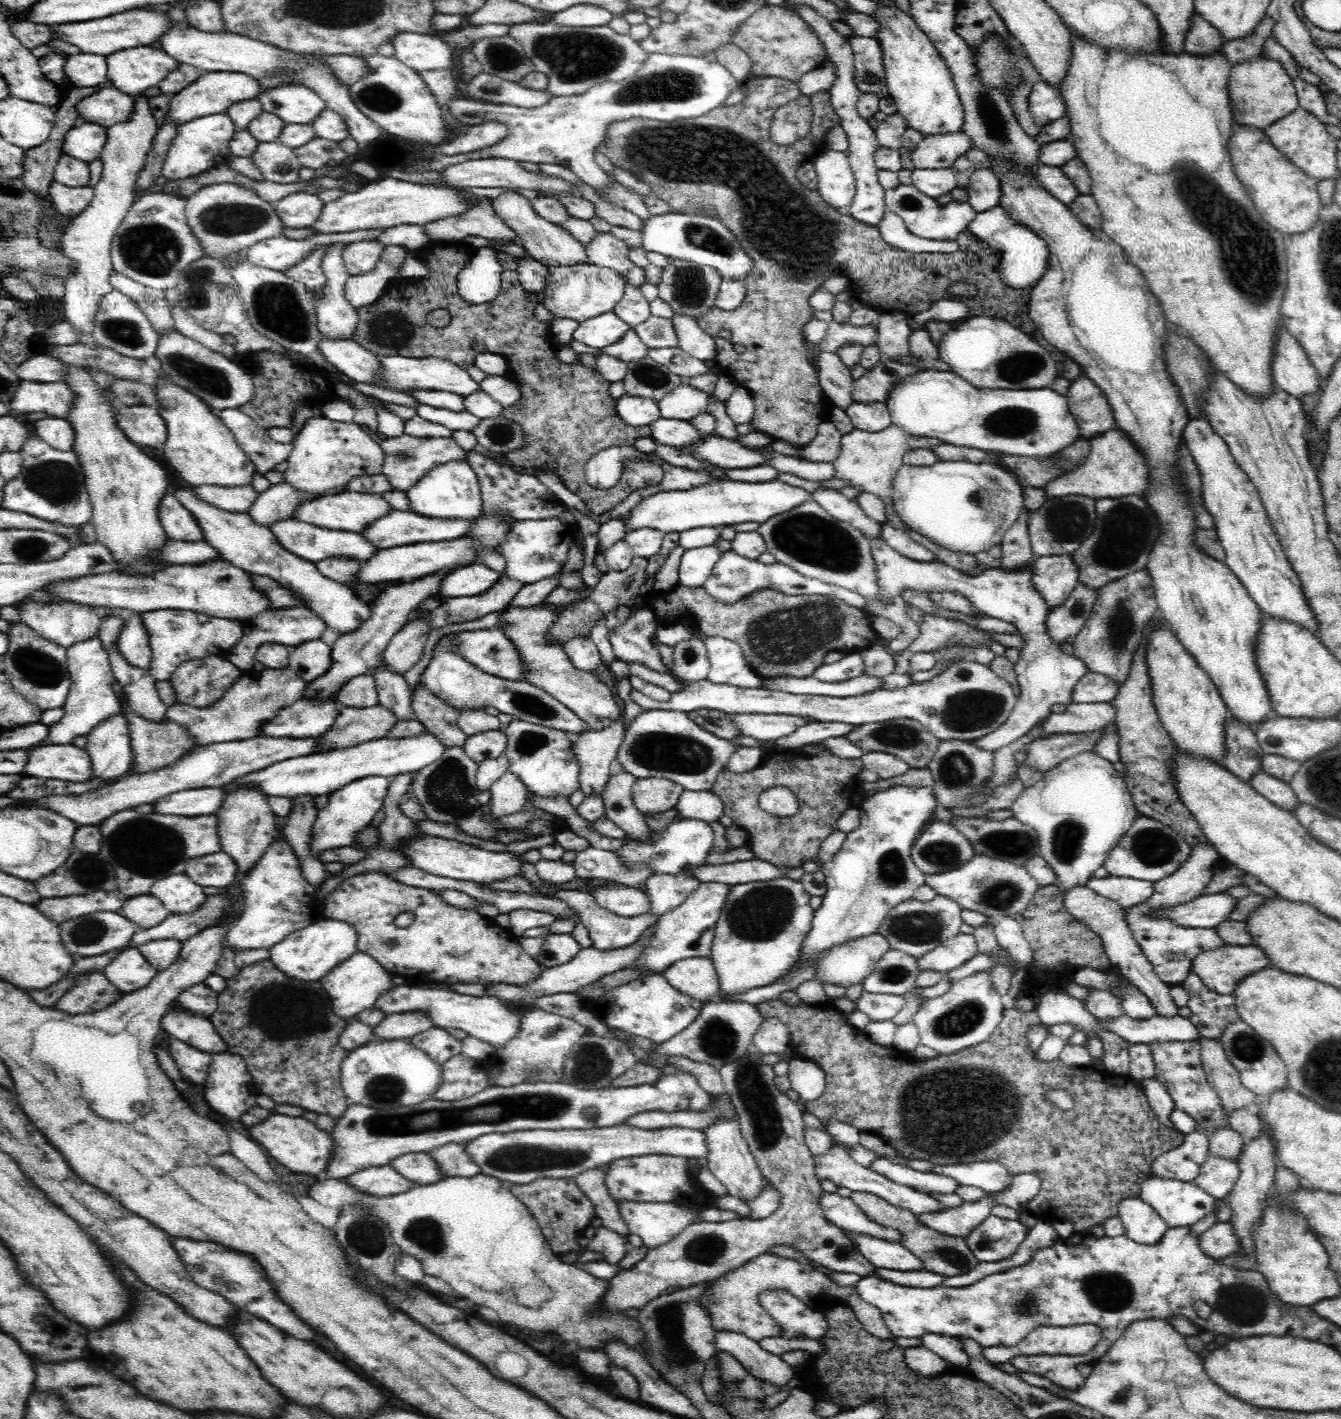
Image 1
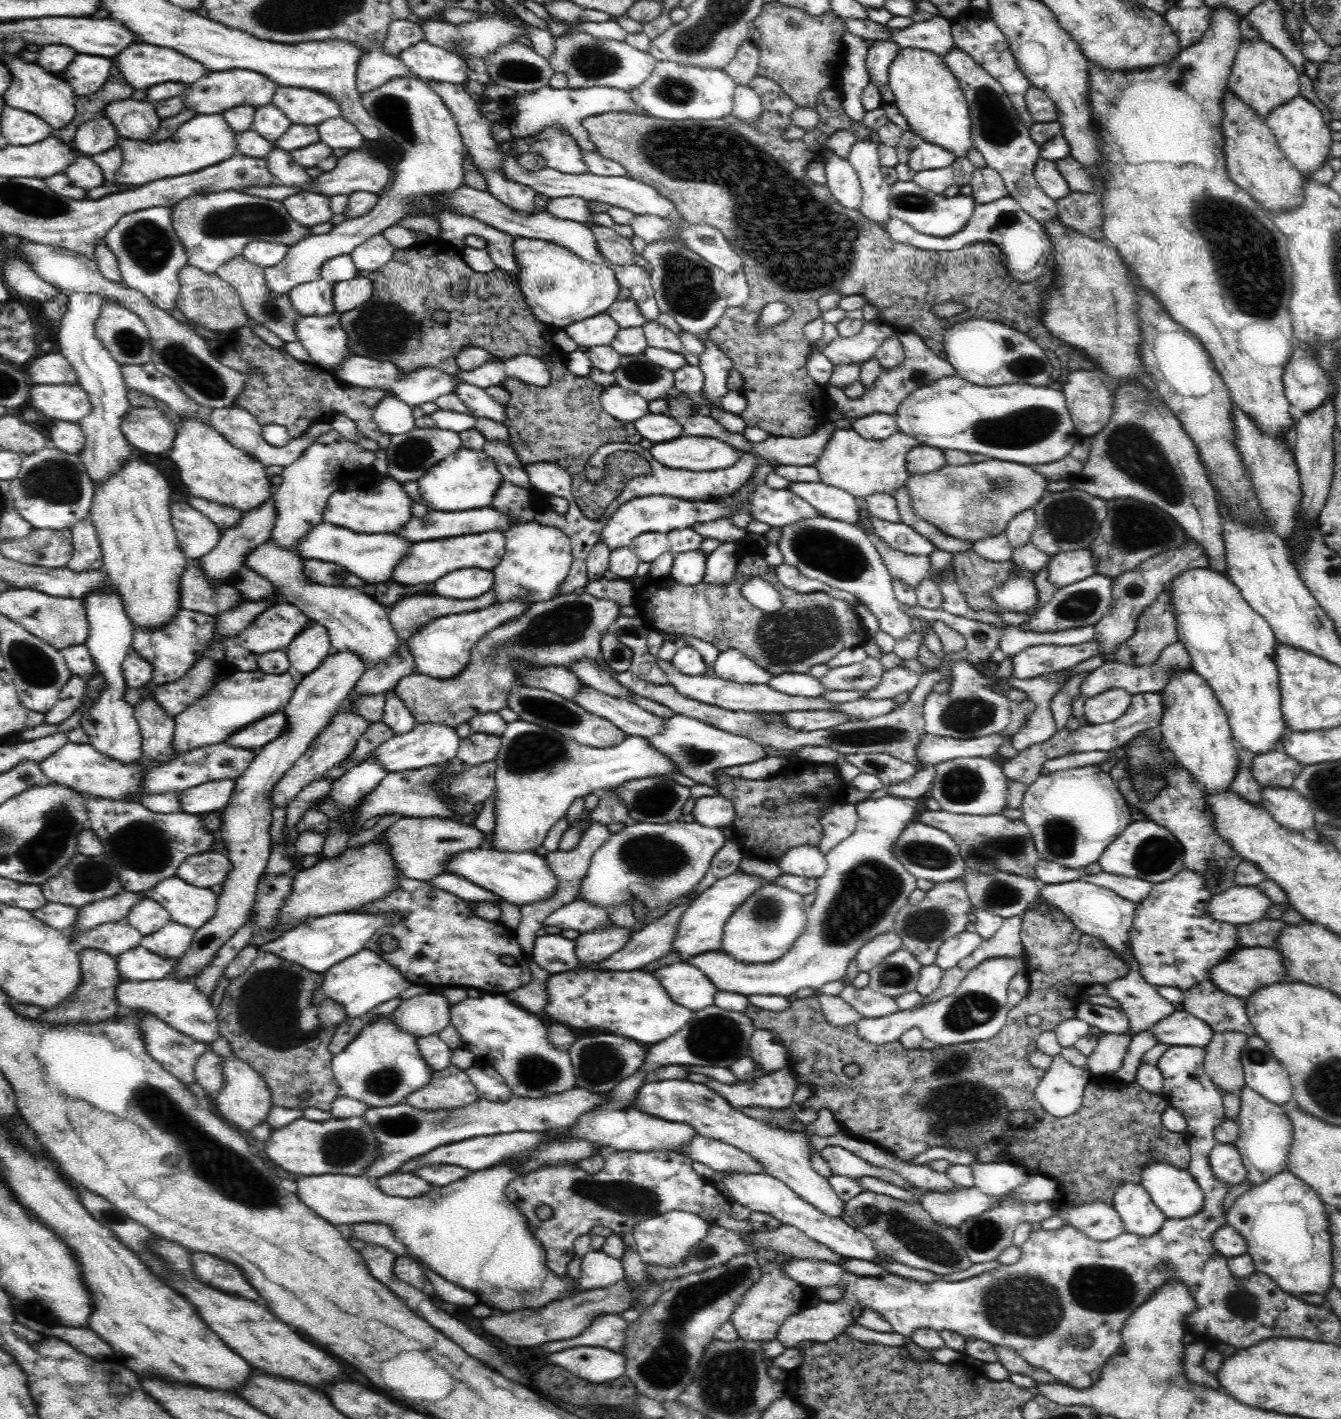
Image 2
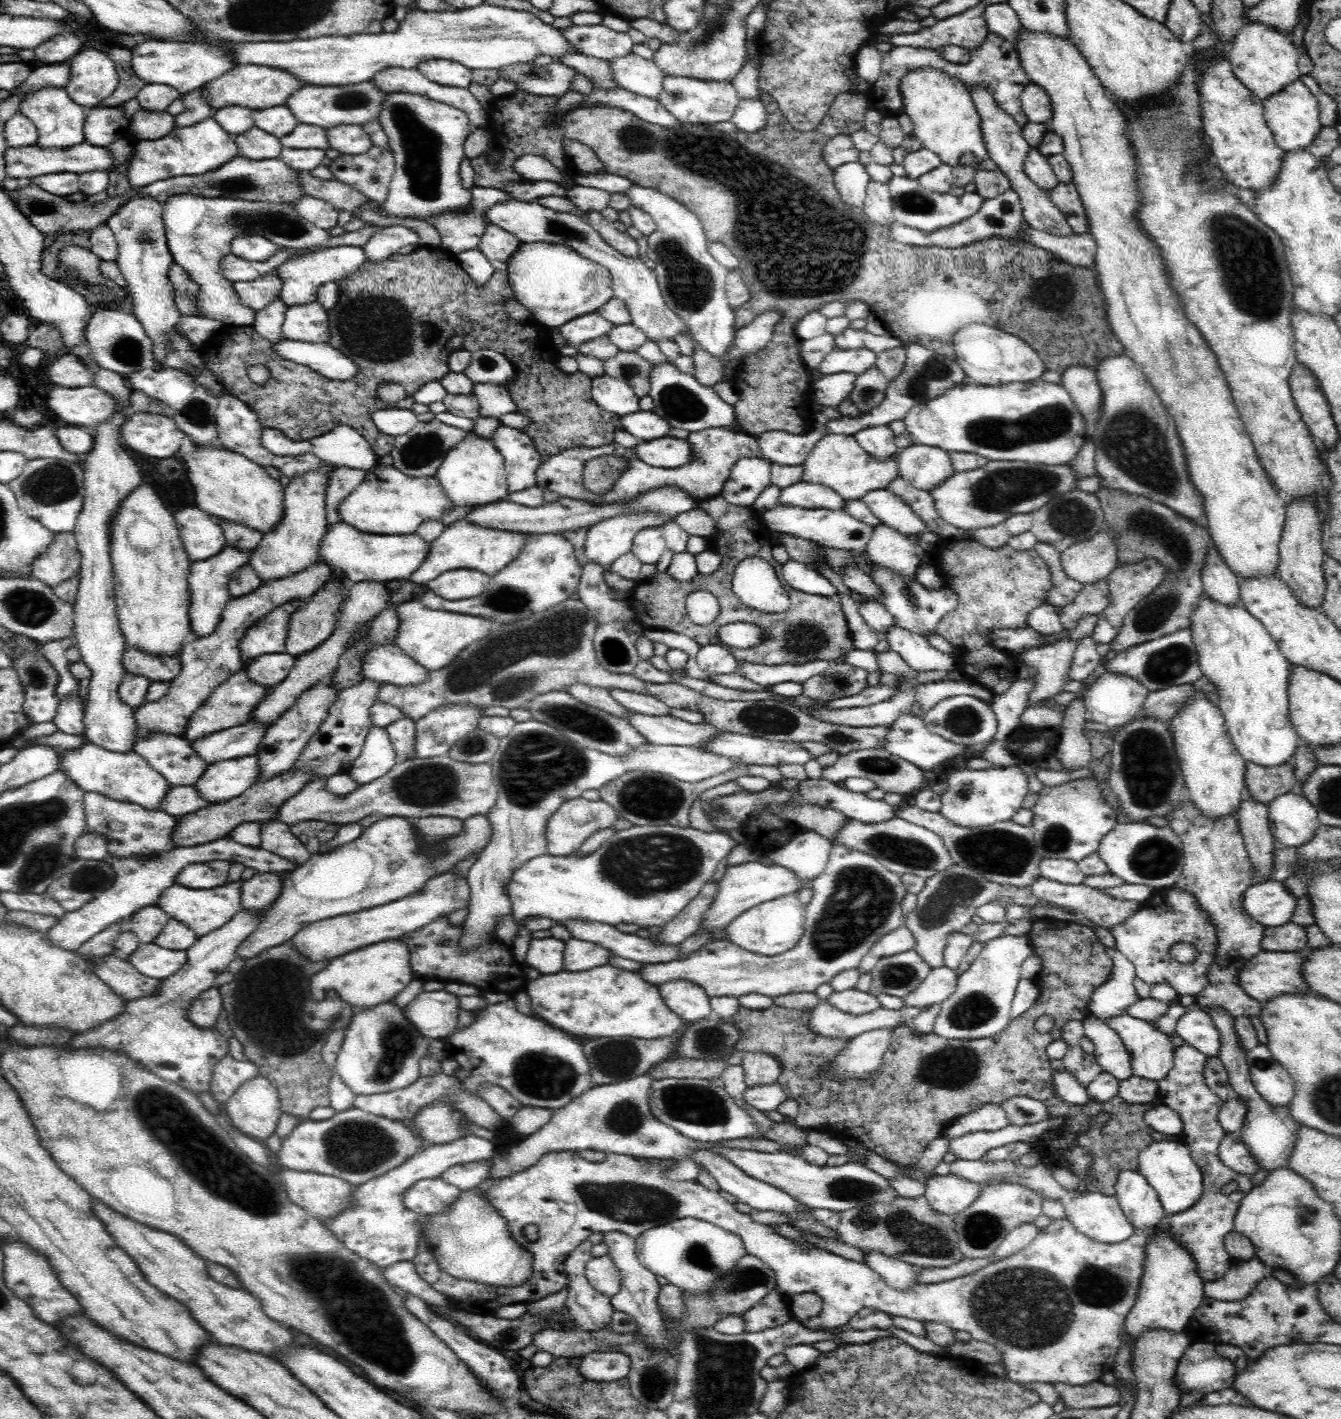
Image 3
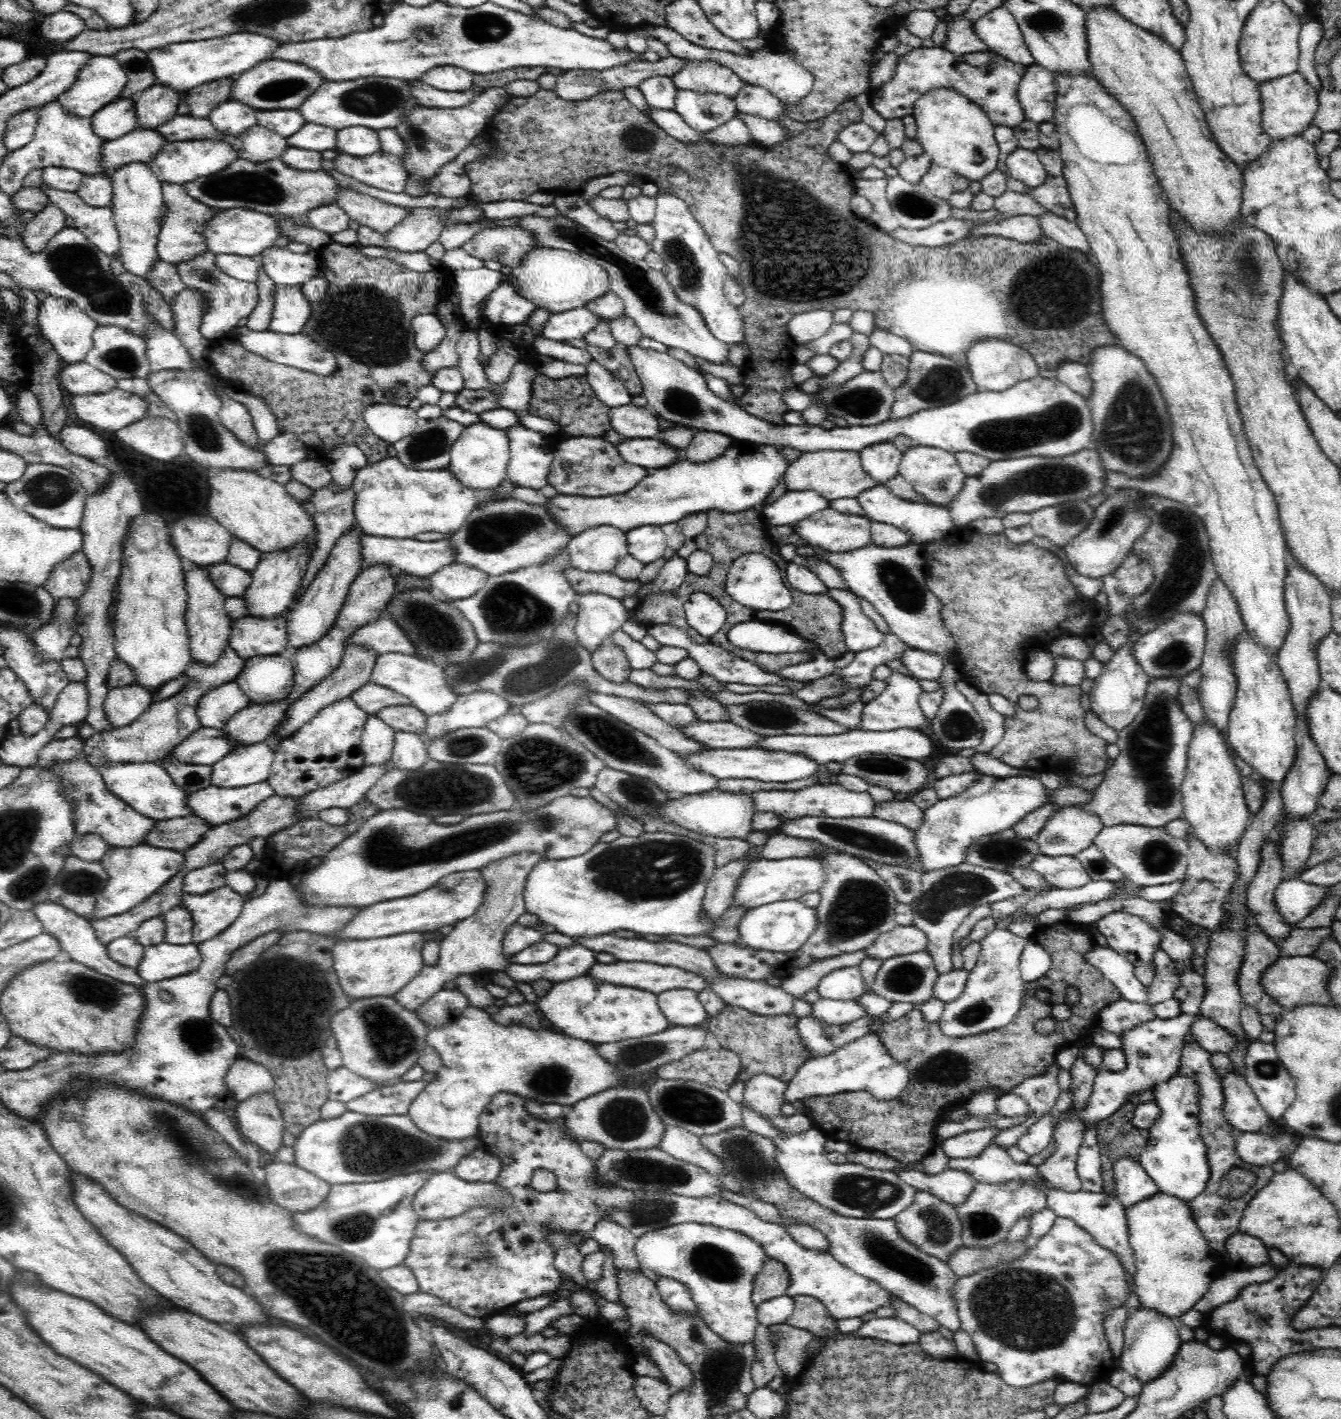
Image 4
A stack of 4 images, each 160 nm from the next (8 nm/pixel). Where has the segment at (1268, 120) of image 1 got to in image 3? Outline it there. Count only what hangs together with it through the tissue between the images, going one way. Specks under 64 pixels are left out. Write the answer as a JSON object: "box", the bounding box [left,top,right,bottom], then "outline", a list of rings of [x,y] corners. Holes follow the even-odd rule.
{"box":[1228,21,1301,98],"outline":[[[1248,21],[1238,30],[1228,53],[1234,76],[1258,98],[1268,98],[1301,78],[1298,71],[1300,54],[1293,43],[1293,35],[1273,26]]]}

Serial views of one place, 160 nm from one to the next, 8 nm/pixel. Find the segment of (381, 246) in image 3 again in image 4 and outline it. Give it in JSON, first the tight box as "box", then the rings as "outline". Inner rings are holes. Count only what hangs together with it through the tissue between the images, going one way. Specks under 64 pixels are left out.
{"box":[385,207,450,252],"outline":[[[410,207],[408,214],[389,232],[385,240],[389,248],[402,252],[425,252],[439,239],[450,208]]]}

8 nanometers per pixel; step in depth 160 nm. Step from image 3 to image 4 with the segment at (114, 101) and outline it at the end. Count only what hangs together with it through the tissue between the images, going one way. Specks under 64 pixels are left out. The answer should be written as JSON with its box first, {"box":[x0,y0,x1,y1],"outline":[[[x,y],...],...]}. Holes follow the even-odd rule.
{"box":[115,48,156,98],"outline":[[[126,48],[116,52],[115,59],[120,63],[127,76],[127,83],[121,96],[131,98],[156,84],[156,77],[149,62],[149,51],[138,48]]]}

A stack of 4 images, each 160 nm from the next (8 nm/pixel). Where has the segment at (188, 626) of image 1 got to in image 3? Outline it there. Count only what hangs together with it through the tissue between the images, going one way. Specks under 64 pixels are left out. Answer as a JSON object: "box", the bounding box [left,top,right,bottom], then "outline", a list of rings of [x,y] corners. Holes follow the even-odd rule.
{"box":[120,647,180,682],"outline":[[[125,647],[120,663],[124,675],[140,675],[154,682],[170,682],[180,672],[180,656],[158,659],[130,647]]]}

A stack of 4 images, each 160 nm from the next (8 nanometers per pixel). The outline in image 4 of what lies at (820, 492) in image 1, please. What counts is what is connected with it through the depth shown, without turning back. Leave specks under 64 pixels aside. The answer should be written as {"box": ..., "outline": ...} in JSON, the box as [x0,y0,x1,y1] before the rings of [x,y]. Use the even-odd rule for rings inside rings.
{"box":[761,491,829,526],"outline":[[[812,491],[786,492],[776,502],[761,507],[763,520],[772,526],[792,526],[829,507],[828,500]]]}

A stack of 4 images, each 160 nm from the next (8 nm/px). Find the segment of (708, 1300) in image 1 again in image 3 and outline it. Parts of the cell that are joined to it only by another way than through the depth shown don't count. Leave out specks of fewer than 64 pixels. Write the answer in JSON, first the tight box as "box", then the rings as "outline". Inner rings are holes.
{"box":[742,1289,793,1332],"outline":[[[774,1289],[760,1304],[744,1313],[742,1319],[748,1332],[761,1332],[784,1325],[793,1319],[789,1312],[789,1298]]]}

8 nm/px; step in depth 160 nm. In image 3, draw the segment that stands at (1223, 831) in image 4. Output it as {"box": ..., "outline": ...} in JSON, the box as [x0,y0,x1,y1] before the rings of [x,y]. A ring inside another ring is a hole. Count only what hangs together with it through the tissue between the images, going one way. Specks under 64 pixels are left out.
{"box":[1169,689,1246,821],"outline":[[[1197,689],[1193,699],[1169,724],[1184,784],[1190,793],[1189,802],[1212,821],[1236,816],[1236,810],[1242,802],[1246,761],[1228,736],[1221,710],[1204,699],[1202,691]]]}

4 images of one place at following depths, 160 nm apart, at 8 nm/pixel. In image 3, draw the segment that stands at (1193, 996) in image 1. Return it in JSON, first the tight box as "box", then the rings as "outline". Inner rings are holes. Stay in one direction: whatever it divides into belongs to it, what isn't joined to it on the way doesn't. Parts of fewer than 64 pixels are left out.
{"box":[1166,801,1267,1046],"outline":[[[1184,801],[1170,816],[1166,816],[1170,827],[1184,842],[1185,868],[1180,879],[1169,888],[1175,892],[1188,892],[1194,896],[1198,909],[1204,911],[1206,921],[1216,931],[1217,950],[1212,965],[1206,972],[1208,984],[1195,997],[1193,1006],[1199,1008],[1225,1008],[1234,1018],[1247,1016],[1254,1025],[1260,1044],[1267,1046],[1267,1032],[1261,1019],[1263,1003],[1254,1000],[1240,986],[1238,973],[1250,960],[1262,954],[1262,939],[1265,926],[1256,922],[1243,907],[1246,890],[1253,886],[1252,864],[1247,854],[1244,839],[1239,830],[1236,816],[1228,816],[1222,820],[1212,821],[1203,816],[1196,805]]]}

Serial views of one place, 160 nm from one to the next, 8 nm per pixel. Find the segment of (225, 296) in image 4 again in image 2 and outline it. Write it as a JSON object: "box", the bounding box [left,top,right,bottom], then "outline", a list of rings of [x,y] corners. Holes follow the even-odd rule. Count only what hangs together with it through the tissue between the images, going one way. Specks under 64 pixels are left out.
{"box":[264,77,518,297],"outline":[[[410,77],[389,80],[380,88],[361,94],[361,102],[382,136],[392,140],[402,150],[402,158],[396,164],[395,172],[391,176],[391,182],[388,188],[380,194],[376,206],[368,214],[352,220],[346,219],[342,224],[335,226],[326,234],[308,235],[295,245],[290,246],[284,258],[276,266],[264,268],[264,283],[266,283],[268,293],[272,297],[281,297],[286,295],[290,288],[294,288],[298,284],[312,282],[312,280],[319,278],[320,266],[326,260],[342,254],[351,254],[359,244],[362,244],[371,236],[380,234],[384,228],[390,228],[390,226],[399,223],[406,217],[430,217],[430,219],[434,219],[439,237],[459,250],[465,247],[466,235],[479,236],[484,242],[484,249],[488,253],[489,259],[496,265],[496,269],[516,275],[518,265],[516,265],[516,259],[514,259],[516,252],[513,247],[515,241],[513,236],[478,220],[475,216],[454,212],[439,200],[442,195],[453,193],[464,186],[463,154],[467,152],[464,138],[458,130],[455,118],[450,114],[451,110],[446,106],[442,98],[430,88],[430,85],[424,84],[420,79]]]}

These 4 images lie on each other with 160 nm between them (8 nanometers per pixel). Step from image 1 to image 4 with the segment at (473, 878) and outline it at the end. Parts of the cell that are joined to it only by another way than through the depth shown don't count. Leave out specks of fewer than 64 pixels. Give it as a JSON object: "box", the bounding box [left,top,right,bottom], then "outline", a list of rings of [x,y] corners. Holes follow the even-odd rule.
{"box":[524,833,715,938],"outline":[[[646,833],[644,836],[632,838],[621,836],[610,844],[598,842],[590,852],[586,852],[582,856],[574,856],[566,860],[540,860],[536,867],[530,871],[528,880],[526,880],[526,888],[524,890],[524,901],[526,912],[536,914],[537,918],[544,924],[554,926],[556,932],[570,936],[570,938],[584,938],[588,936],[612,935],[620,929],[629,930],[638,936],[668,936],[672,934],[680,934],[680,936],[710,936],[715,923],[708,921],[703,911],[704,896],[706,896],[706,886],[711,880],[712,872],[715,868],[715,851],[708,848],[701,842],[685,838],[684,836],[675,836],[674,834],[656,834]]]}

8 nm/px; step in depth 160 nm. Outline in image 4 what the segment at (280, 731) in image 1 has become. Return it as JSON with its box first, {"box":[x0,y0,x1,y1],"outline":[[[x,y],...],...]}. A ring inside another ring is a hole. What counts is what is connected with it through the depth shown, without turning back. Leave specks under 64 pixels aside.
{"box":[161,727,238,766],"outline":[[[202,727],[182,740],[161,761],[213,766],[238,747],[238,743],[232,745],[226,739],[222,729]]]}

